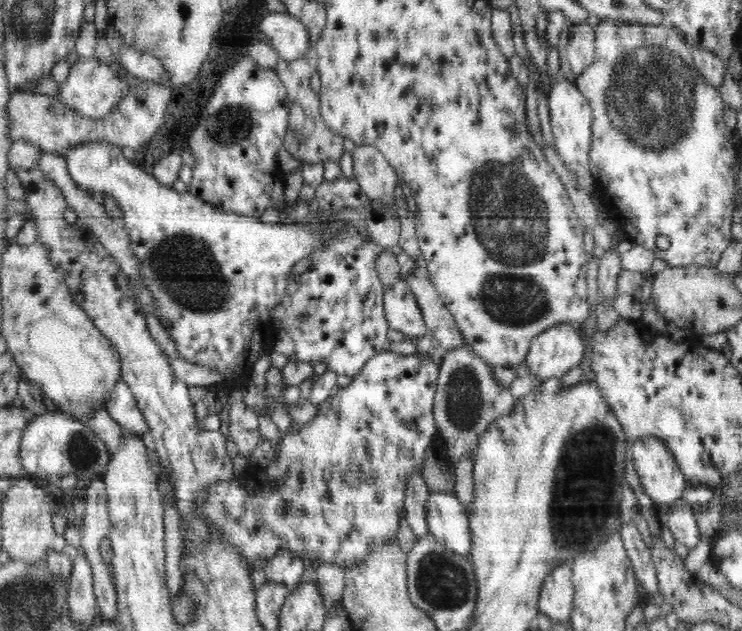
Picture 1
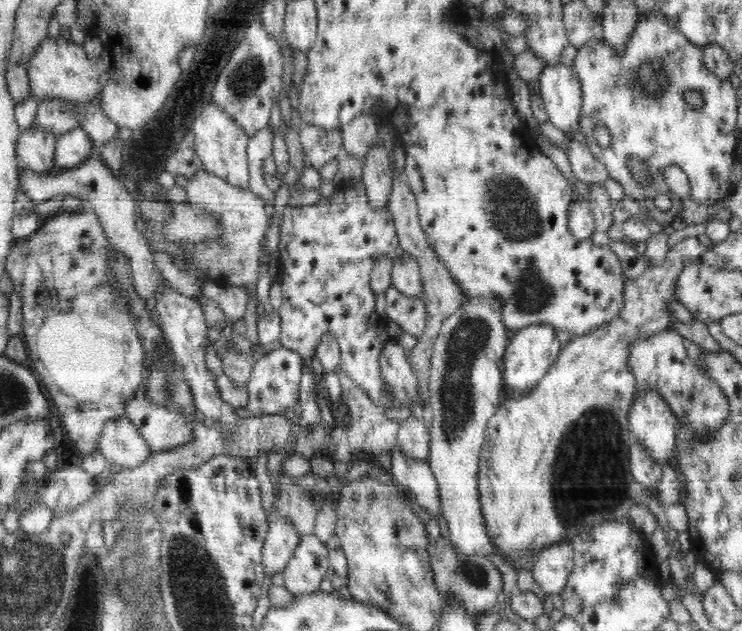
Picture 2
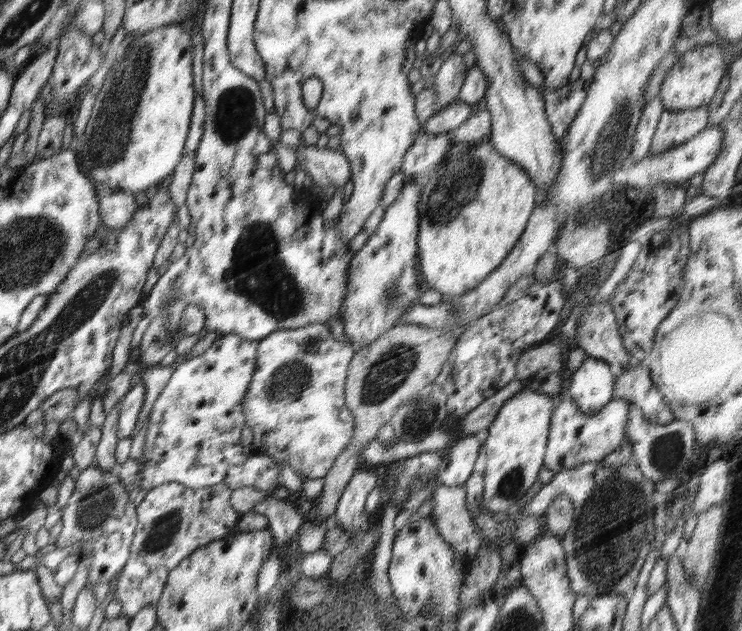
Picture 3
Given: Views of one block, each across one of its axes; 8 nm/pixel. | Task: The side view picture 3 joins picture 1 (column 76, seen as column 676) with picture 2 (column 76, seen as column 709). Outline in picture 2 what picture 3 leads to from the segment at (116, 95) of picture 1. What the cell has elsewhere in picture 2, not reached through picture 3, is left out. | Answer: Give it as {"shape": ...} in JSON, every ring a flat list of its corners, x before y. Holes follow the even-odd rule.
{"shape":[[56,36,44,38,40,46,34,50,28,66,28,83,31,94,38,100,63,98,80,105,100,96,104,85,112,78,112,70,113,60,108,50,104,50,104,54,98,59,90,59,83,45,76,45,70,39]]}

